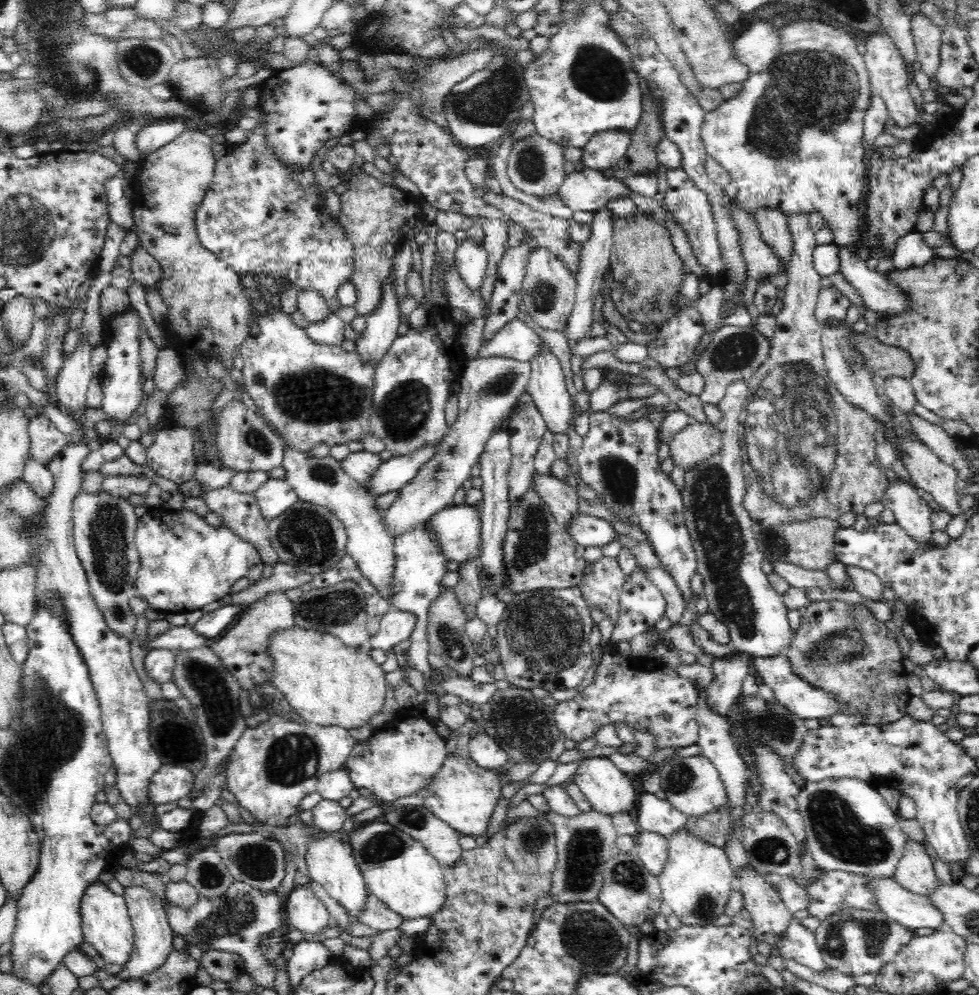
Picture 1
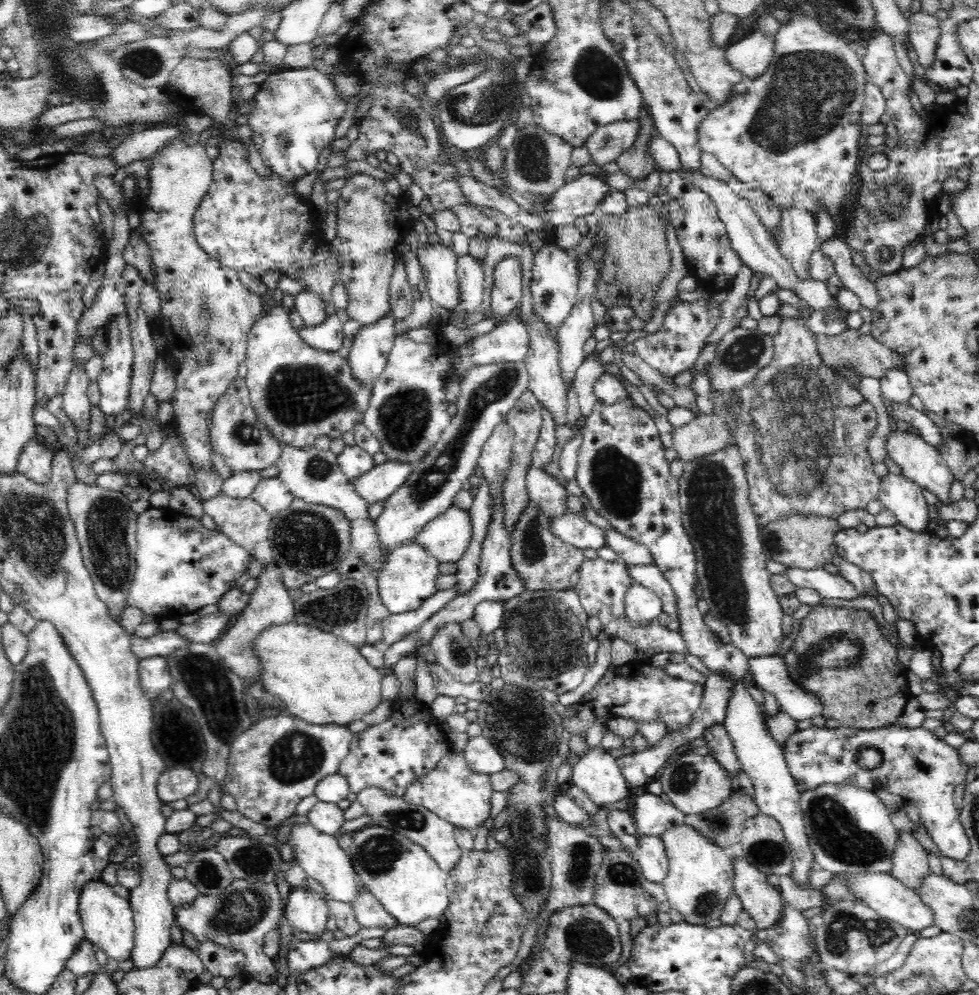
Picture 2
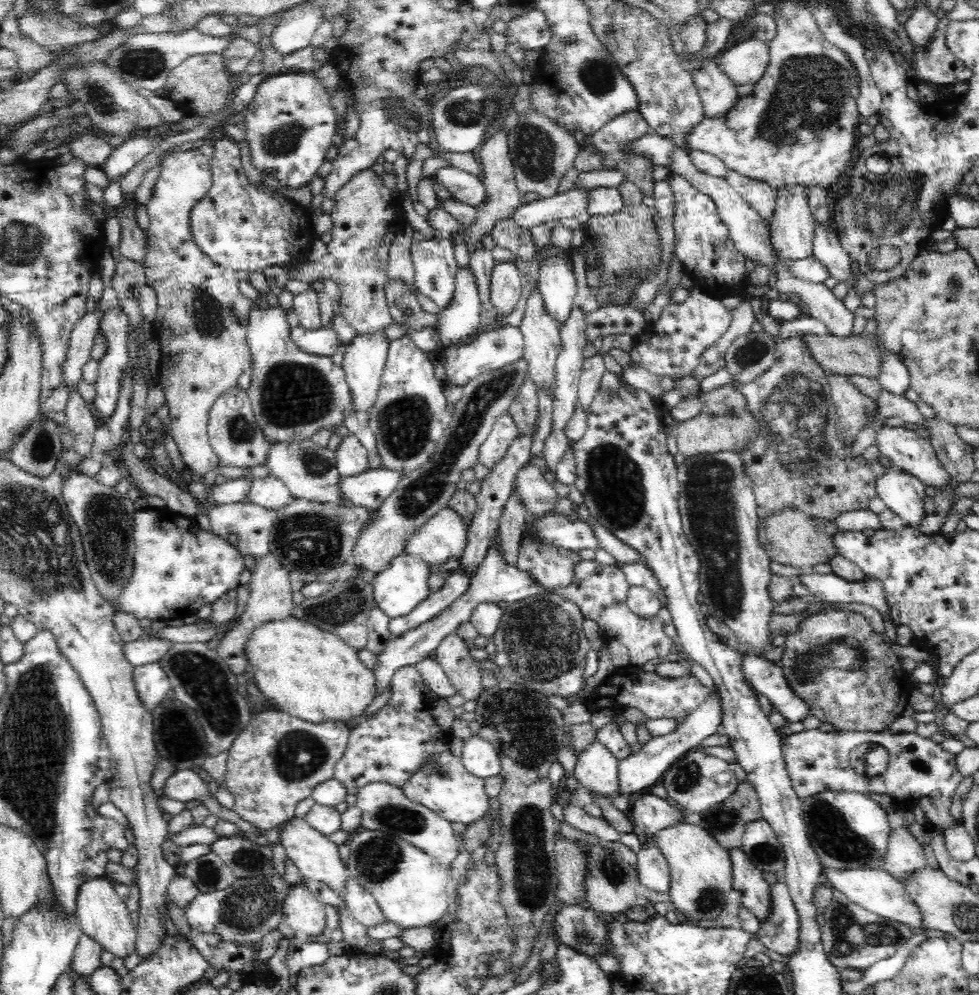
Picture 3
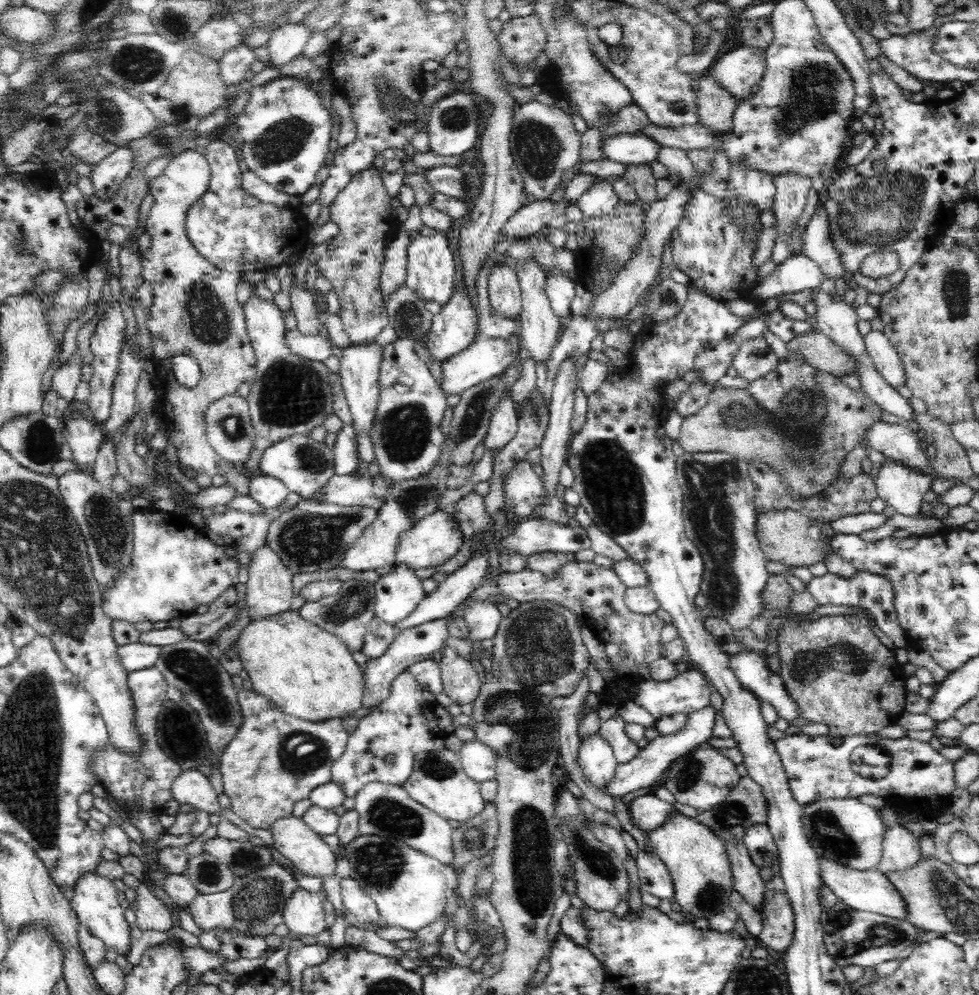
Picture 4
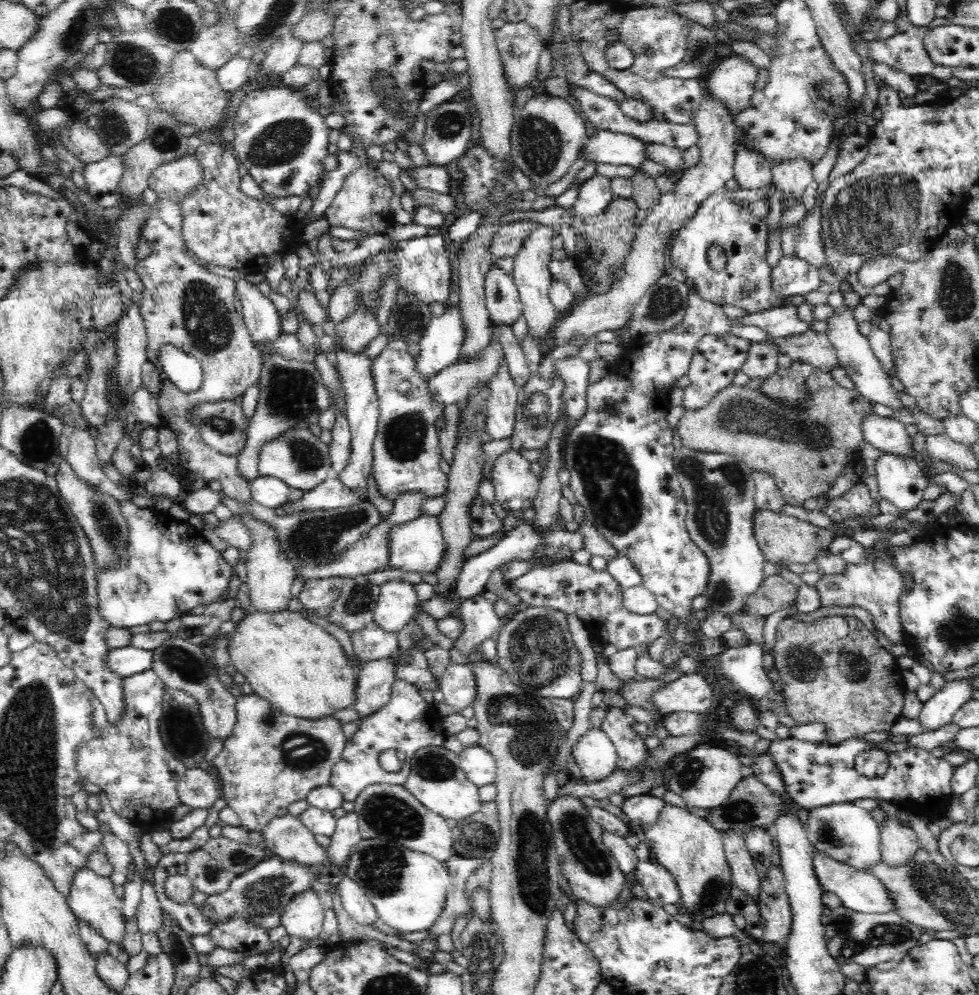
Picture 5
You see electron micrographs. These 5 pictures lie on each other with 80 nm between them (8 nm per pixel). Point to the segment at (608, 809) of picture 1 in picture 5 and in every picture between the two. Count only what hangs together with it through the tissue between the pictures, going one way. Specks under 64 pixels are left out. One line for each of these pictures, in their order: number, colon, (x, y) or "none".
2: (597, 773)
3: (596, 769)
4: (595, 756)
5: (596, 756)

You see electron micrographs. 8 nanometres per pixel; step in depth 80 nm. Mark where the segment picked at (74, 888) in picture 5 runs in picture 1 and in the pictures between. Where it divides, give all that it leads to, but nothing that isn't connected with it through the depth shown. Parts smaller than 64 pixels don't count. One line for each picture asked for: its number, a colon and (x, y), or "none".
1: (106, 924)
2: (107, 919)
3: (102, 915)
4: (98, 905)

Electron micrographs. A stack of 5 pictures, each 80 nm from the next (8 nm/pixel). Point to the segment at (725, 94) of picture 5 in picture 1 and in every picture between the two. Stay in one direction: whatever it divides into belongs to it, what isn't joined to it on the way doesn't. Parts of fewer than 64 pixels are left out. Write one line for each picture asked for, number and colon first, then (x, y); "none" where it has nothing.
1: (757, 47)
2: (752, 55)
3: (745, 63)
4: (738, 70)

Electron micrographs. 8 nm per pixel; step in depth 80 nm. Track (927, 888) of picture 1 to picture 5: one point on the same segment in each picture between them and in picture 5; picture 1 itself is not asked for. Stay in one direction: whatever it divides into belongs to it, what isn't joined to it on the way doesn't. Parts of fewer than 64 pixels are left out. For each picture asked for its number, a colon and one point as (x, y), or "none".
2: (910, 860)
3: (905, 856)
4: (901, 849)
5: (899, 843)

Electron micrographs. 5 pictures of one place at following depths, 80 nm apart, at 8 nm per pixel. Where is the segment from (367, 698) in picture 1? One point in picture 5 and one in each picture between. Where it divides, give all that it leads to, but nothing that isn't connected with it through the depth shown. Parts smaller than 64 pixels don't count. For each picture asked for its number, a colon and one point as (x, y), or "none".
2: (322, 680)
3: (312, 674)
4: (308, 672)
5: (299, 667)

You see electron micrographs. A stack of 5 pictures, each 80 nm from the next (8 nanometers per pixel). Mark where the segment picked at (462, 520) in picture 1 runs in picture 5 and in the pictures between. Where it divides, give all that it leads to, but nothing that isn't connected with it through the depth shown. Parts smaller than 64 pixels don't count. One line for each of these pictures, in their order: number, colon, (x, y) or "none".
2: (446, 537)
3: (444, 536)
4: (437, 537)
5: (418, 546)

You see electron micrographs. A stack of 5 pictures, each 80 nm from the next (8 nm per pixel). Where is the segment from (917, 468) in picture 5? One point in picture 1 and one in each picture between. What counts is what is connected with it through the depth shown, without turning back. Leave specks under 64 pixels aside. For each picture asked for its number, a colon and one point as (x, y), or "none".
1: (912, 513)
2: (898, 493)
3: (903, 493)
4: (902, 487)

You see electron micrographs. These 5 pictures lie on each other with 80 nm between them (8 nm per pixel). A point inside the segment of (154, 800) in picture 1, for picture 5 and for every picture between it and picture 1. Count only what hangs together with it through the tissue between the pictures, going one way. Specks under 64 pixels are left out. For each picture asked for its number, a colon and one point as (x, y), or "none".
2: (174, 783)
3: (184, 785)
4: (190, 787)
5: (196, 788)

